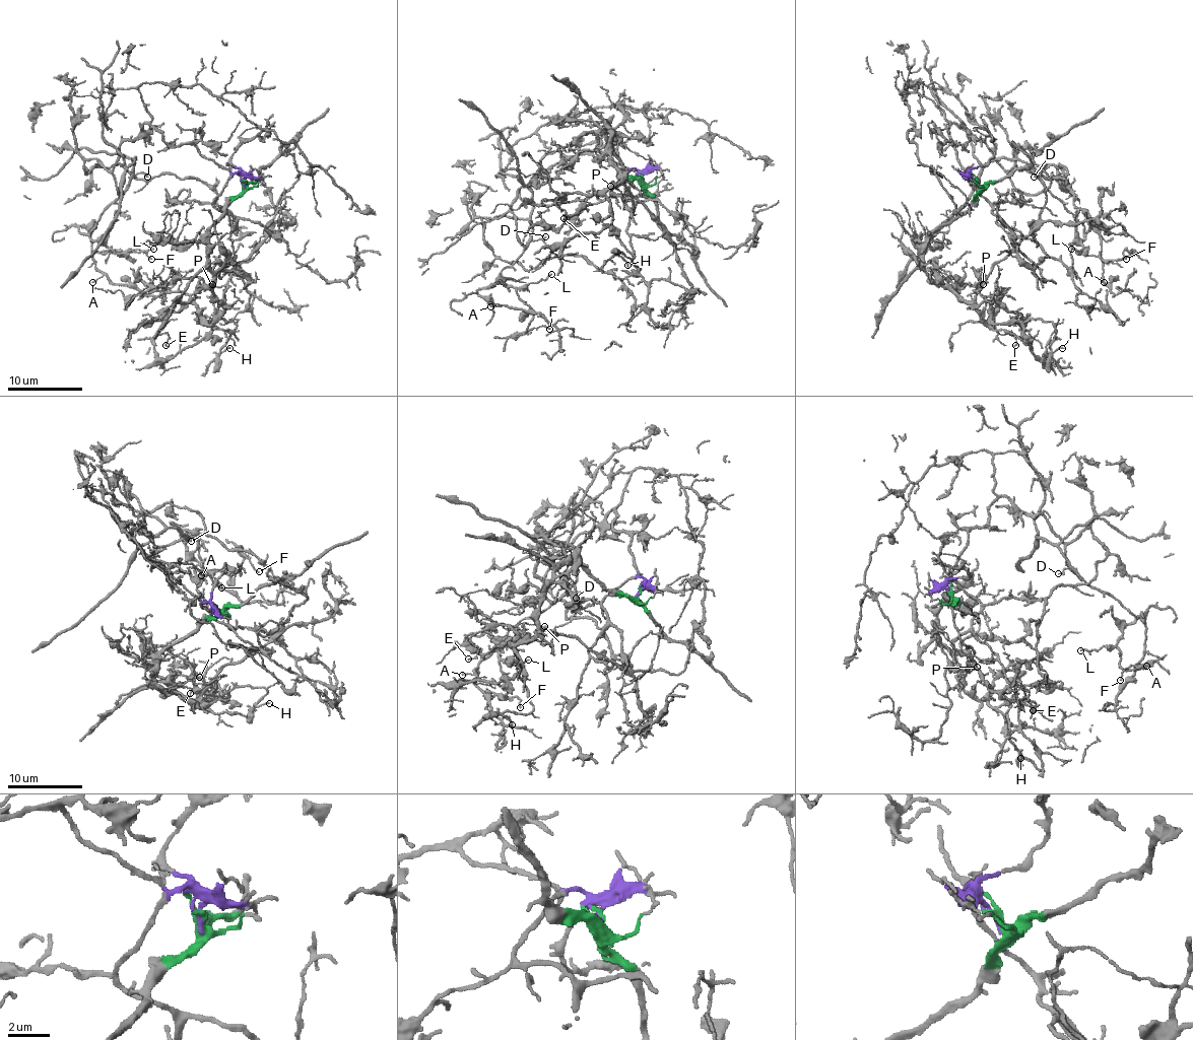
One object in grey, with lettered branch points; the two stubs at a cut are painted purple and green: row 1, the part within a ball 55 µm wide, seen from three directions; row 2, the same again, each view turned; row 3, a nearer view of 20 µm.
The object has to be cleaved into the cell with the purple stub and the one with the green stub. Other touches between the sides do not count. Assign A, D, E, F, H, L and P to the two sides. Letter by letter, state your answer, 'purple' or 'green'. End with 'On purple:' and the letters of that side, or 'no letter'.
A: purple
D: purple
E: green
F: purple
H: green
L: purple
P: green
On purple: A, D, F, L

